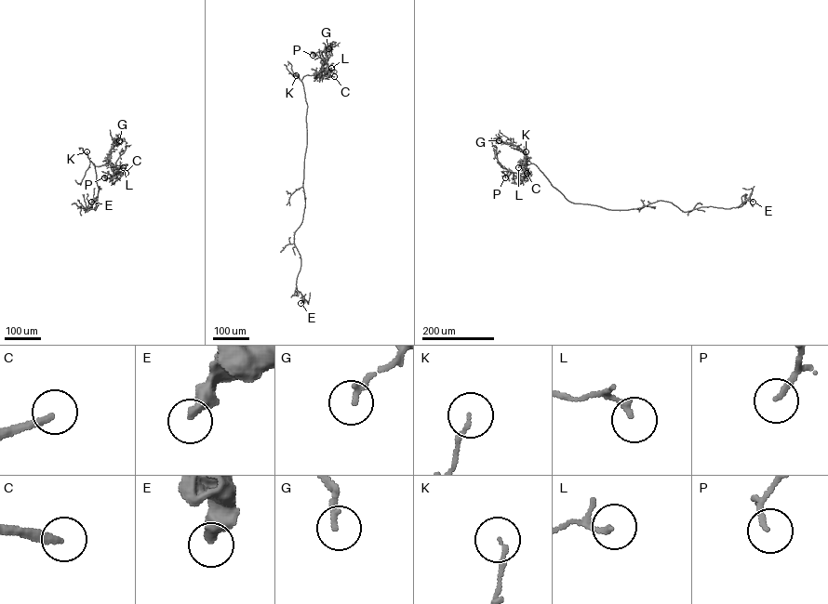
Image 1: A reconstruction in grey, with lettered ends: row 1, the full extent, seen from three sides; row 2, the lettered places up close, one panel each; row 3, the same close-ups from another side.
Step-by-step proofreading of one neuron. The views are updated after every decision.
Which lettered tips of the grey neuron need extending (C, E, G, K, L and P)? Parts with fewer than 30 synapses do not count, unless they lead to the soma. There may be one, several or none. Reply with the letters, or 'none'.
C

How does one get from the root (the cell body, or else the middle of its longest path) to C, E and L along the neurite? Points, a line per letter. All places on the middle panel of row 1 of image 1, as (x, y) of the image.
C: (304, 156), (307, 104), (301, 80), (307, 75), (334, 76)
E: (304, 156), (305, 206), (302, 221), (294, 234), (294, 244), (300, 259), (296, 283), (302, 297), (300, 303)
L: (304, 156), (307, 104), (301, 80), (305, 75), (320, 75), (331, 68)

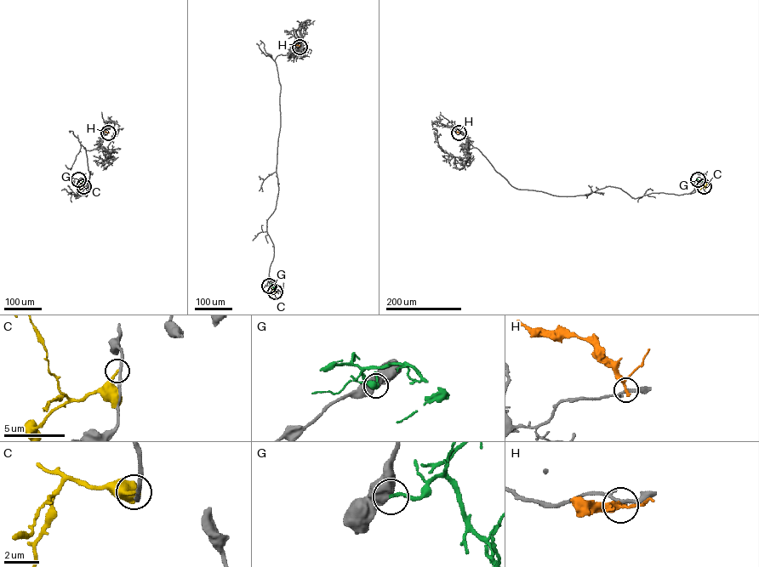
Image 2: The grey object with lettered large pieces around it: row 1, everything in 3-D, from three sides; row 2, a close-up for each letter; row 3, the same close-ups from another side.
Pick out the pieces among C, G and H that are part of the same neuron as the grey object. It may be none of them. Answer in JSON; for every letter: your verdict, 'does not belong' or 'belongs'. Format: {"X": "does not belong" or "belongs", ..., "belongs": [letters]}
{"C": "does not belong", "G": "does not belong", "H": "does not belong", "belongs": []}

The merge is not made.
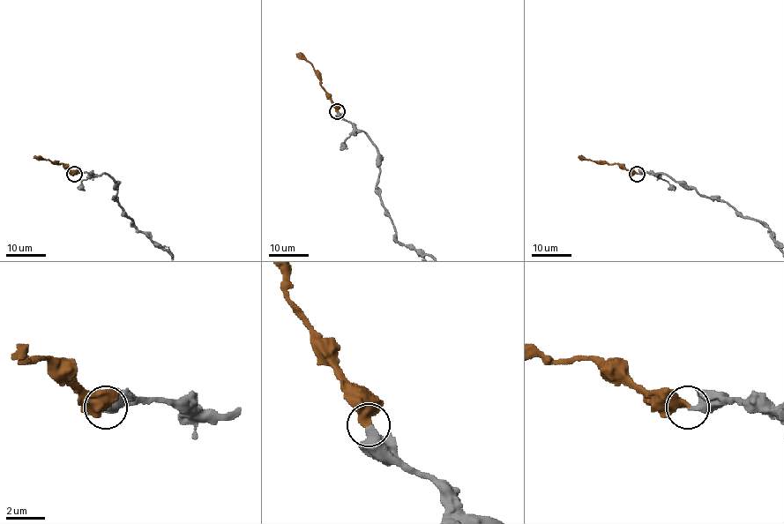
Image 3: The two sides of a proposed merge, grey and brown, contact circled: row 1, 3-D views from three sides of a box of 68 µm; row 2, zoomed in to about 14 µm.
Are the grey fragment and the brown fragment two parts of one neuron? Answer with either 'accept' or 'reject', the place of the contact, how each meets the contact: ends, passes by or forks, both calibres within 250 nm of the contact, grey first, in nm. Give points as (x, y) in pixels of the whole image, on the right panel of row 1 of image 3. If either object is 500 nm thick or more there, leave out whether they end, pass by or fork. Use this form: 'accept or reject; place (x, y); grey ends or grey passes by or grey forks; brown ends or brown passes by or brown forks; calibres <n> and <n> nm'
accept; place (637, 174); grey ends; brown ends; calibres 480 and 480 nm

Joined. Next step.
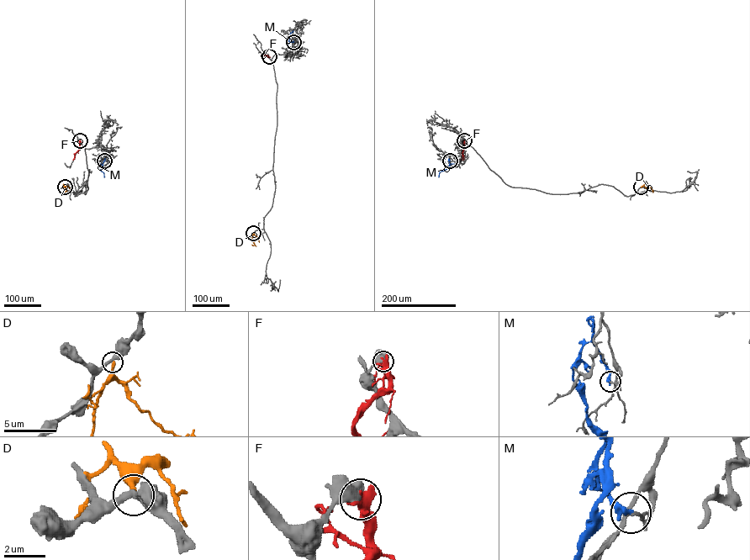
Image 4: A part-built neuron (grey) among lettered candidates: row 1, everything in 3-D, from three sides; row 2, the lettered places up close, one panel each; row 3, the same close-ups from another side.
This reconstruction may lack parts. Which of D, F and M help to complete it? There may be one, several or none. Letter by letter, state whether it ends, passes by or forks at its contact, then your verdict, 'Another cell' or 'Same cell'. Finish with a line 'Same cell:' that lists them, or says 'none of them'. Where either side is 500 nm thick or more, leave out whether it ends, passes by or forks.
D: It ends there. Another cell
F: Another cell
M: It ends there. Same cell
Same cell: M

